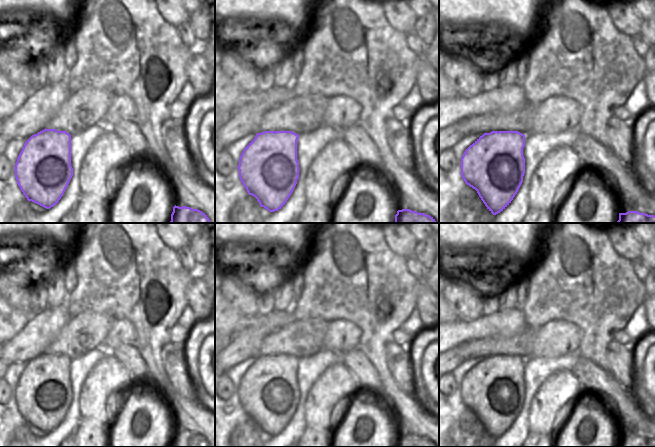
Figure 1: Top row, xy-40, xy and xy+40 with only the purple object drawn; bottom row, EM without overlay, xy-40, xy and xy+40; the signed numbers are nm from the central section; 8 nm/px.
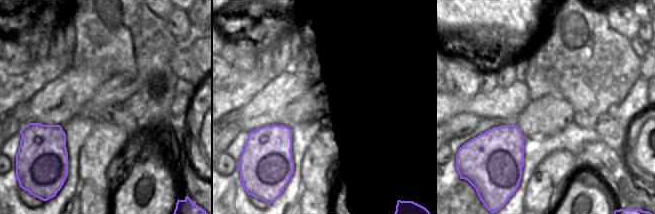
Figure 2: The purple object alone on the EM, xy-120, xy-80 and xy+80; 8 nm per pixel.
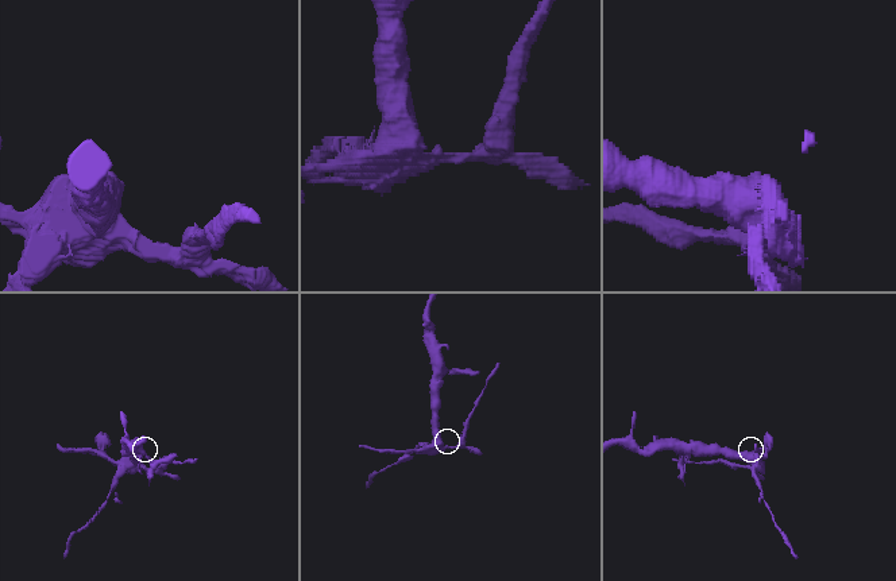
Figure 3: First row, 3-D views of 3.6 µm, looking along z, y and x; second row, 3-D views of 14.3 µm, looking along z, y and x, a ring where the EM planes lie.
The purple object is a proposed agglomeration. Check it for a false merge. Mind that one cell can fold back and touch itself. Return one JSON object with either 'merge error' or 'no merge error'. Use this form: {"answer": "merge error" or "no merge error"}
{"answer": "merge error"}

